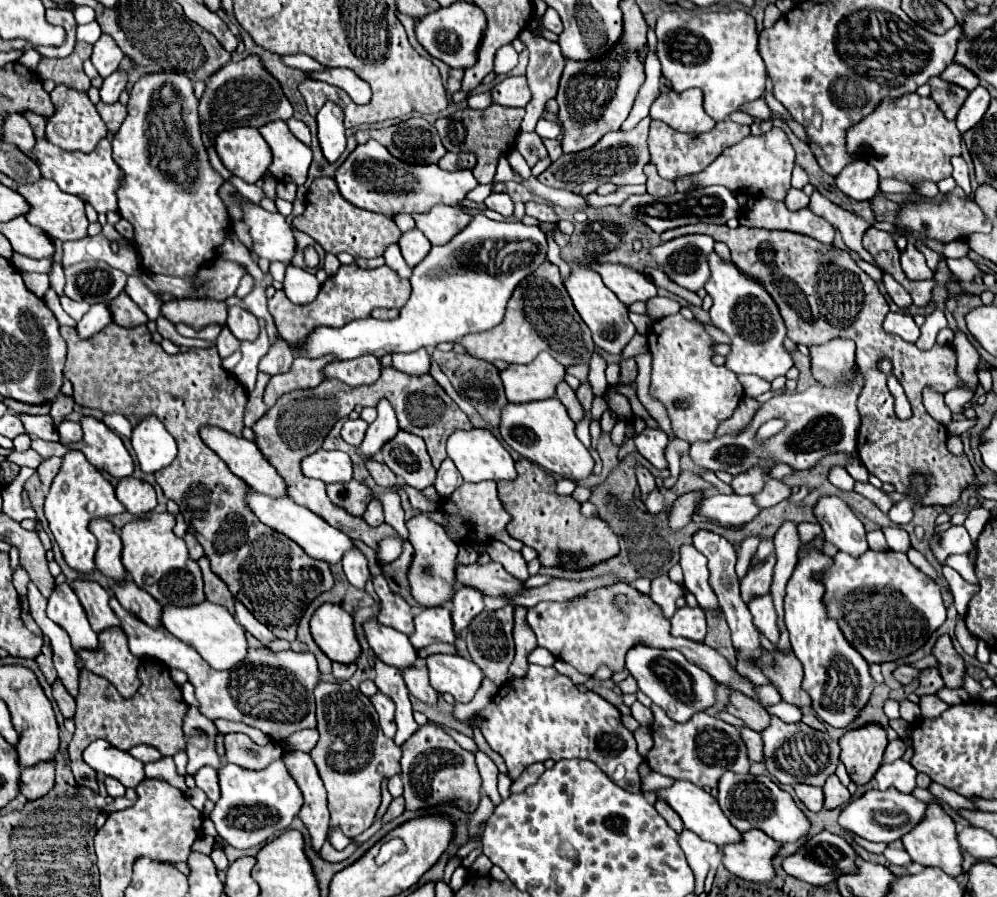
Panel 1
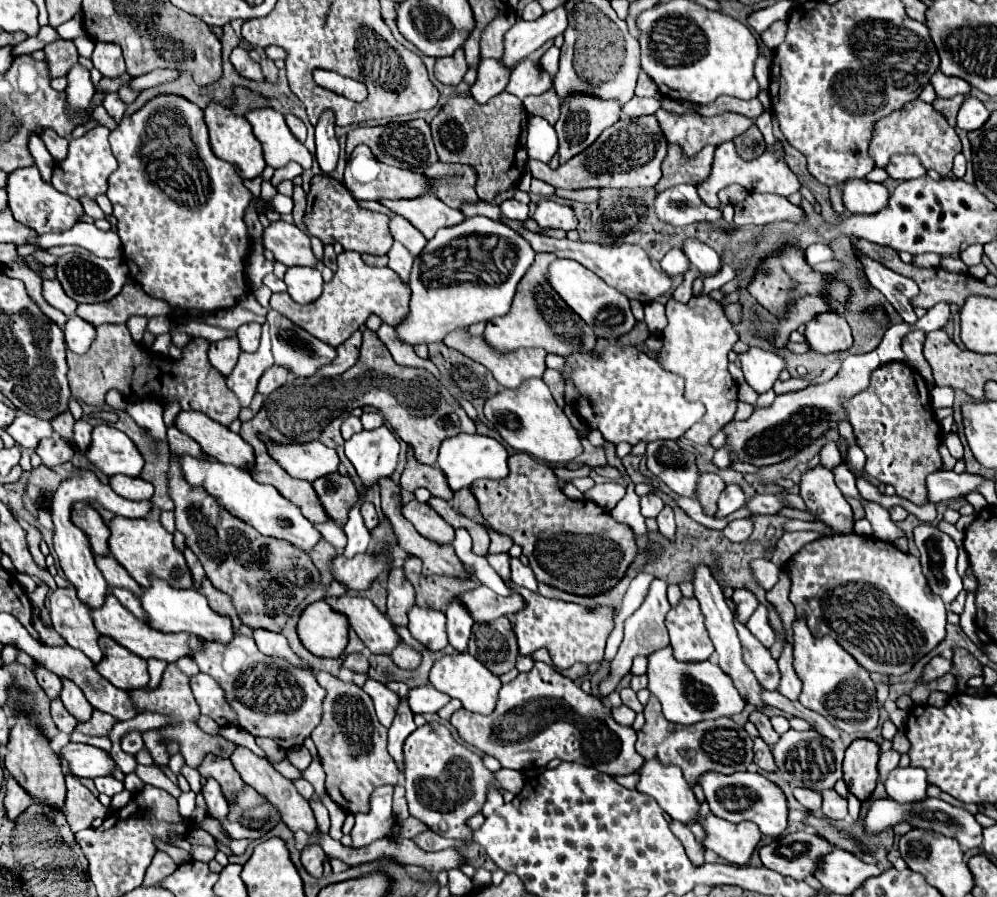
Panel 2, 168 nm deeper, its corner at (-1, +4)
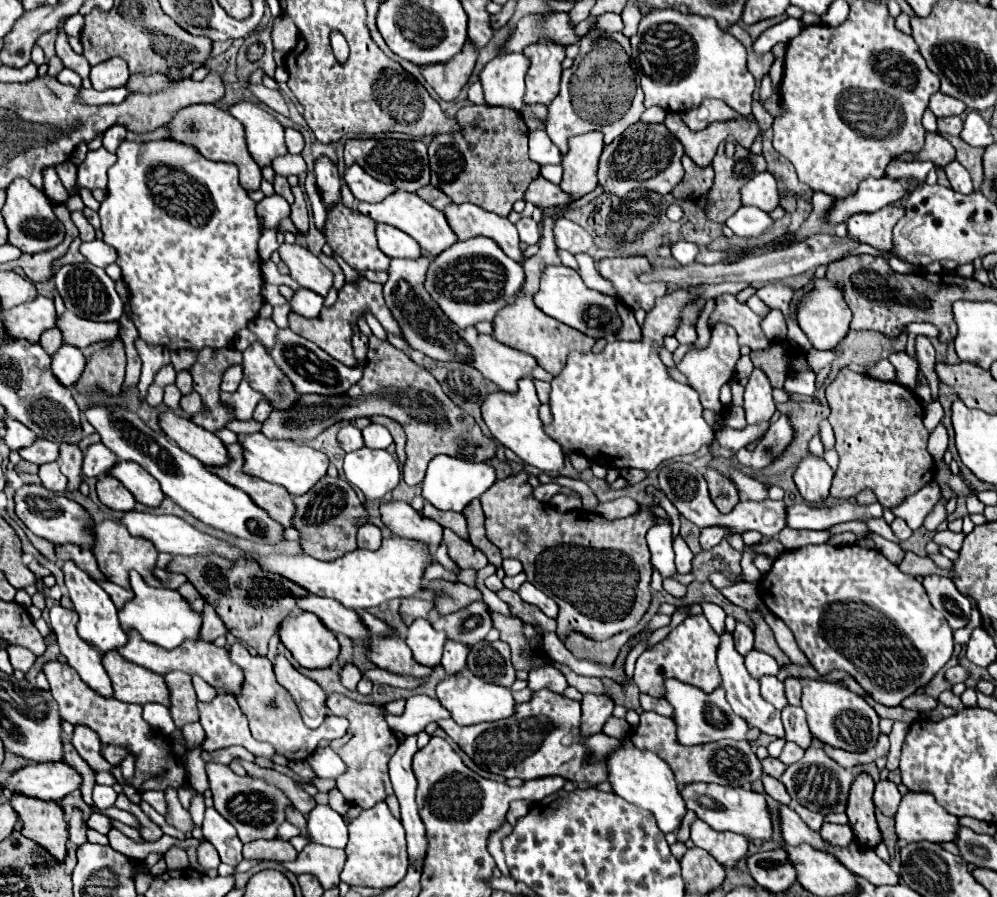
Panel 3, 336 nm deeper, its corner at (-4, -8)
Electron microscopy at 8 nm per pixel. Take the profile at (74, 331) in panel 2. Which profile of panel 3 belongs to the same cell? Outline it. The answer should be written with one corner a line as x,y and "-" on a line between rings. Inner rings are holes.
62,344
52,356
52,372
66,388
72,388
72,384
84,372
84,366
86,366
86,356
82,354
80,348
72,344

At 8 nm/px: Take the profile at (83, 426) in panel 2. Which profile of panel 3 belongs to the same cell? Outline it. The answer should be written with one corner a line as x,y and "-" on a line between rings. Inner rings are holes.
98,442
98,444
92,444
84,450
82,472
84,472
84,476
102,476
116,462
118,462
118,458
112,456
112,452
108,452
108,448
104,448
104,444

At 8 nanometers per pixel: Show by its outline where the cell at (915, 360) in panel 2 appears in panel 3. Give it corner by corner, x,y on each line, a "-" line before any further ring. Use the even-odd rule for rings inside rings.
902,350
902,352
894,352
888,360
896,368
896,382
914,390
916,388
916,376
918,376
916,356
910,356
906,350

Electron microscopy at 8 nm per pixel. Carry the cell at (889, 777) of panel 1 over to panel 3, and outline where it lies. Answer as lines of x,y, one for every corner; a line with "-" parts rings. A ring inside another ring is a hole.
908,792
896,810
896,834
906,842
950,842
956,838
958,818
948,814
928,792

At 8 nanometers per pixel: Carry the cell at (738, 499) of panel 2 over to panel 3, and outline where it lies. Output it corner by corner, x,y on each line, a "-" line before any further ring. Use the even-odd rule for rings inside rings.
708,526
708,528
704,528
704,530
700,532
700,544
702,544
704,550
706,550
706,548
712,548
712,546
716,546
726,534
728,534
728,528

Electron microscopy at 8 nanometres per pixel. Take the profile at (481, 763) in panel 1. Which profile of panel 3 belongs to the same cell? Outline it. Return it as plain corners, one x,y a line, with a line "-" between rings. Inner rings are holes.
494,830
494,832
490,834
490,838
488,838
488,852
490,852
492,858
496,860
496,866
500,868
500,872
508,876
508,868
506,868
506,864
504,864
504,854
502,854
502,848
500,848
500,840
504,838
504,834
506,834
504,830

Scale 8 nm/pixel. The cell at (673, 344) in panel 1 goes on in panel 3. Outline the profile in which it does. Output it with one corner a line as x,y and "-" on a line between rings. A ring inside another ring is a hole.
716,322
710,326
710,342
706,348
692,348
684,354
684,358
676,364
676,368
688,378
688,384
698,392
700,402
706,410
714,410
716,414
724,412
724,406
720,402
720,388
734,378
736,362
740,358
740,346
736,342
736,330
728,324

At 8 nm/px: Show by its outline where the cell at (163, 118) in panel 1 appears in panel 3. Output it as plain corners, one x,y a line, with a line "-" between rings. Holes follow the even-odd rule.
170,136
162,140
152,140
152,142
130,142
124,140
118,150
116,150
116,164
108,170
108,196
102,202
98,214
102,220
102,232
104,232
104,242
114,246
118,250
118,266
122,268
122,278
128,284
130,290
130,306
134,314
134,324
140,332
140,338
144,338
148,344
160,344
170,350
202,350
206,346
210,348
224,348
234,342
234,336
238,330
246,328
250,320
254,320
264,306
264,298
260,294
262,290
262,274
260,274
260,256
258,256
258,238
260,238
260,222
256,218
256,202
250,200
246,190
240,186
238,180
238,168
234,164
224,166
222,162
212,162
204,158
196,148
178,142

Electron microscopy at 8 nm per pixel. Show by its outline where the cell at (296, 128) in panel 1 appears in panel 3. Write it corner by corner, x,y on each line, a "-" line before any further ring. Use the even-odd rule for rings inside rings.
286,128
286,146
290,154
300,154
304,150
304,138
298,130

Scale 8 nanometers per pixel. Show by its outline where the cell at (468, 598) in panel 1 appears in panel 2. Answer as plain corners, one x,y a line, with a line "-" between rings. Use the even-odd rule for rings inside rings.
451,602
445,614
447,614
447,638
449,638
449,644
457,652
463,652
467,648
467,642
469,642
473,618
457,602

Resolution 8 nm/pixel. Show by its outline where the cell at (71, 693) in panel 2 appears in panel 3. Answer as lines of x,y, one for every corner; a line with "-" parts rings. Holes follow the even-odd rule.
76,724
76,726
74,726
74,734
72,734
72,744
76,746
78,754
90,764
92,770
96,770
96,772
106,770
106,772
108,772
108,770
112,768
112,766
102,758
102,754
100,754
102,742
100,742
100,736
98,736
92,728
88,728
88,726
84,726
84,724

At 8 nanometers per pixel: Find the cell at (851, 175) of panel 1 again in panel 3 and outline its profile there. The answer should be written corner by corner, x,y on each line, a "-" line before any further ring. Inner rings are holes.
886,206
878,212
860,212
848,218
848,234
886,254
892,248
892,228
902,214
904,208
898,206

